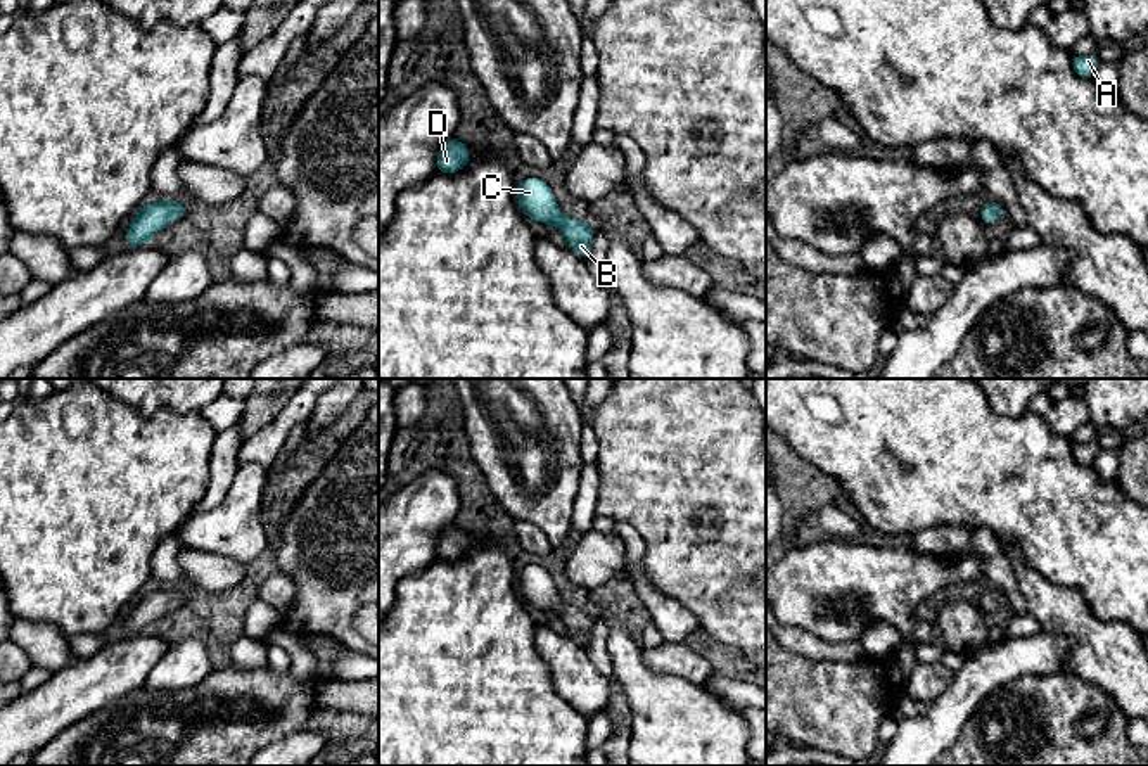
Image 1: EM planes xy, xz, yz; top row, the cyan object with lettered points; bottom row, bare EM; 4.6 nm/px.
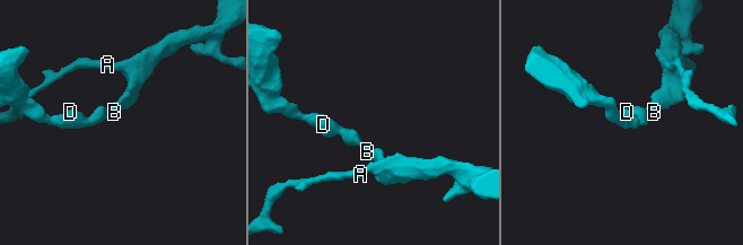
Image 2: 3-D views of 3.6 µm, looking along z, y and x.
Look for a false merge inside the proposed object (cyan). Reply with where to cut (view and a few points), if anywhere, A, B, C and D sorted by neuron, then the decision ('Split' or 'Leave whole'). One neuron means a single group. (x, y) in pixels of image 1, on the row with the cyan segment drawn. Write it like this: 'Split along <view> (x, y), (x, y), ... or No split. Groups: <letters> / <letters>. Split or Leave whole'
No split. Groups: A B C D. Leave whole

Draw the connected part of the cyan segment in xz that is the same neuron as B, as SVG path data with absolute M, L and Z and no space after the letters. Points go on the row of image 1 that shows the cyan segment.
M527 176L517 185L517 201L527 220L553 225L567 239L571 251L588 259L591 254L595 230L590 221L567 218L557 207L557 199L550 185L538 176Z

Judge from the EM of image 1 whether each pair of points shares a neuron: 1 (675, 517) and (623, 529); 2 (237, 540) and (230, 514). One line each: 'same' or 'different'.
1: different
2: same

